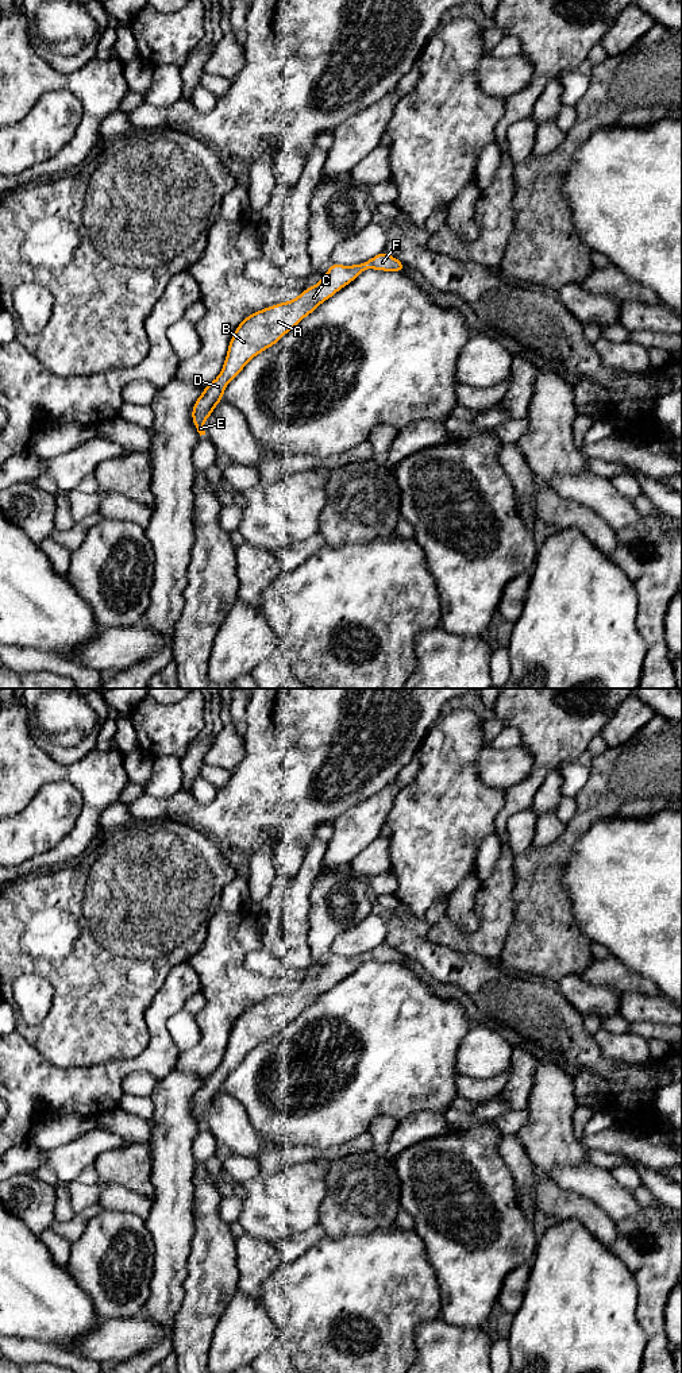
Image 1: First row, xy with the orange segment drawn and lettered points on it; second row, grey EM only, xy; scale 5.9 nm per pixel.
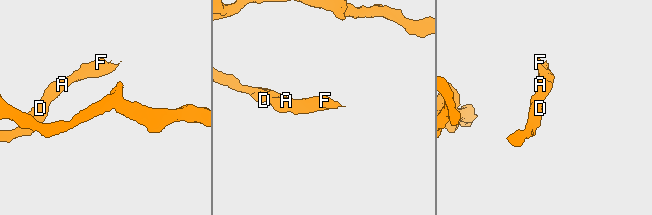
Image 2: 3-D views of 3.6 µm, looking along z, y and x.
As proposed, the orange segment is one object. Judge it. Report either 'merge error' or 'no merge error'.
no merge error

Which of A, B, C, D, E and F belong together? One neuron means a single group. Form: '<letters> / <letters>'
A B C D E F

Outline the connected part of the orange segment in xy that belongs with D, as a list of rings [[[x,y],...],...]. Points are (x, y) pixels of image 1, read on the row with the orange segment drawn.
[[[382,251],[374,258],[354,266],[332,263],[324,278],[307,288],[297,298],[281,302],[247,316],[236,328],[228,346],[224,366],[219,377],[204,387],[193,405],[192,419],[197,432],[205,435],[204,421],[223,401],[223,392],[242,369],[259,352],[276,344],[323,301],[354,281],[363,270],[406,271],[397,258]]]

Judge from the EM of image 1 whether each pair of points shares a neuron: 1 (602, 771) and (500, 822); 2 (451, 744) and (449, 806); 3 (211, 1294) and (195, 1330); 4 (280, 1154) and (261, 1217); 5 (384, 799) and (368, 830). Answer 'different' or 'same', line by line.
1: different
2: same
3: same
4: different
5: same

